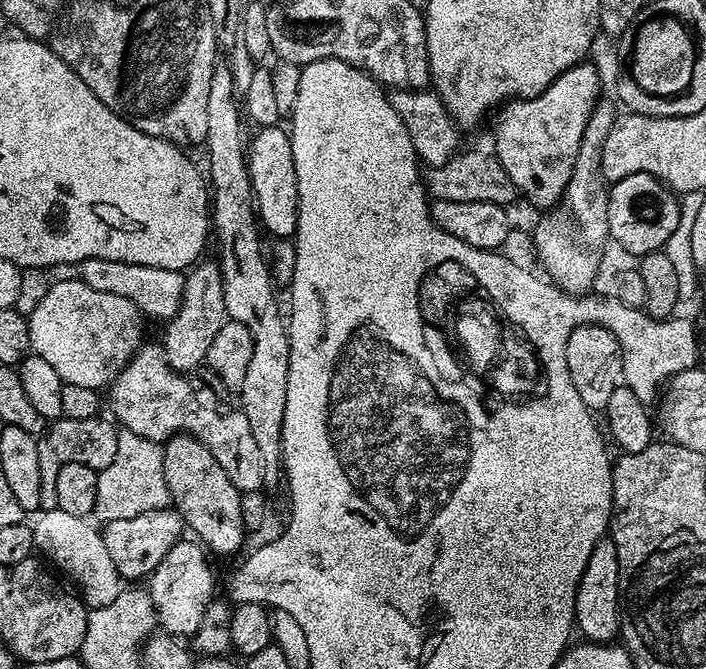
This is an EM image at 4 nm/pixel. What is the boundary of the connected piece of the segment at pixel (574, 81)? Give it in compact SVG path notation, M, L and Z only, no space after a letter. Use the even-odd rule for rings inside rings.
M589 62L575 64L556 79L542 94L530 97L529 100L510 100L499 109L500 121L496 124L496 147L494 153L505 167L506 173L513 180L521 197L528 199L540 210L552 210L564 199L564 191L570 182L574 170L574 158L578 158L578 146L586 130L593 106L601 99L600 76Z

